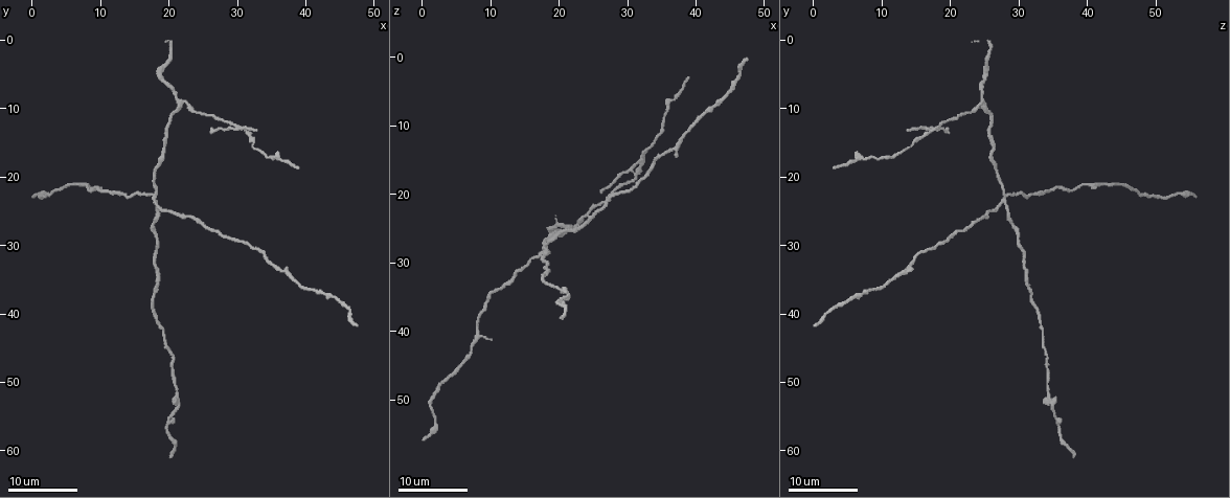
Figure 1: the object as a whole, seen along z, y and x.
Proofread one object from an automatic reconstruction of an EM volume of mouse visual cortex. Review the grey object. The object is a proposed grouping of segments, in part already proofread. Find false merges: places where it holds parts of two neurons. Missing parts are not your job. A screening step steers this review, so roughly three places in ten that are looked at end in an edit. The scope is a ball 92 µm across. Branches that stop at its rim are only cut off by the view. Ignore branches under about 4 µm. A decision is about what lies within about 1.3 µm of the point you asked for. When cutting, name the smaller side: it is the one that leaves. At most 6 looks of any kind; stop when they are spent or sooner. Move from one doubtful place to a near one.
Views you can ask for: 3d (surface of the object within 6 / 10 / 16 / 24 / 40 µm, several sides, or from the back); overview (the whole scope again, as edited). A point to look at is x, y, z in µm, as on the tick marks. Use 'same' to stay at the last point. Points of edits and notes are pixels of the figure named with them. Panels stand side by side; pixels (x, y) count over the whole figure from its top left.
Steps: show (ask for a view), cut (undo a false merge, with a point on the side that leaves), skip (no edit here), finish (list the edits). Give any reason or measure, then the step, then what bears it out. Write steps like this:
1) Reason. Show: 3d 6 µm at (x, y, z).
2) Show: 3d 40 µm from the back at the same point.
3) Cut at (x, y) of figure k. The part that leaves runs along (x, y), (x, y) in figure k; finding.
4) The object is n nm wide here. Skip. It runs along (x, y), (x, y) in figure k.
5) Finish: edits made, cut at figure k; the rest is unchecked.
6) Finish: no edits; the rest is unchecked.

Three-way junction. Show: 3d 24 µm at (21.5, 9.0, 24.5).

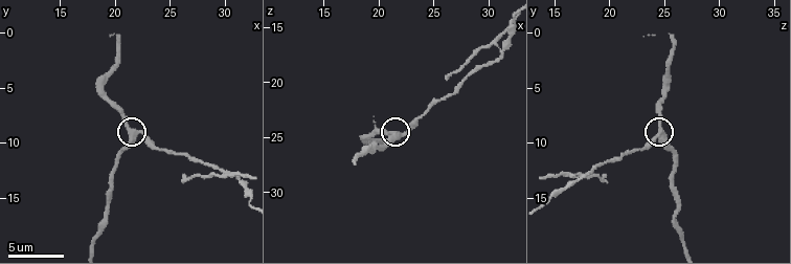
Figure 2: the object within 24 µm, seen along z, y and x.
Show: 3d 10 µm at (22.0, 9.2, 25.0).

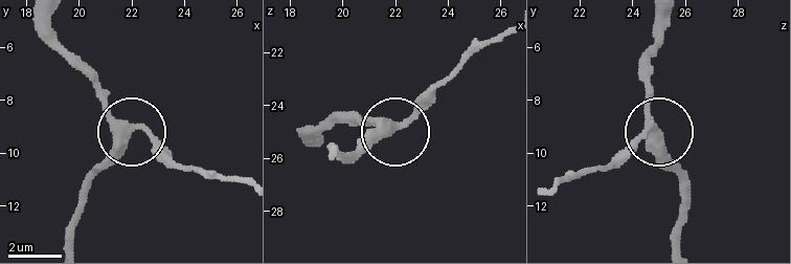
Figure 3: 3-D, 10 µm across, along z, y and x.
3 arms meet here. Skip. It runs along (678, 240), (684, 179), (651, 112), (651, 67) in figure 3; one neuron here.

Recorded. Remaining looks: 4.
Three arms meet. Show: 3d 16 µm at (17.5, 23.0, 28.5).

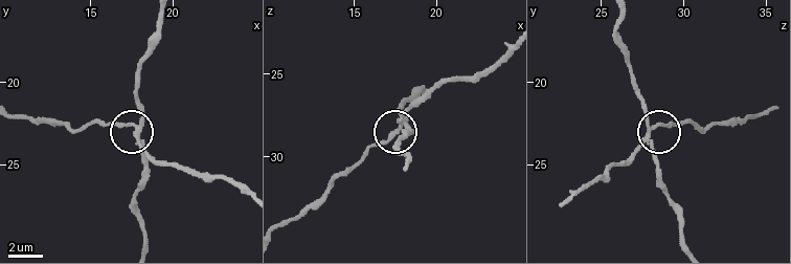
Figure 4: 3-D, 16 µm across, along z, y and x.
Show: 3d 6 µm at (17.9, 22.7, 28.0).

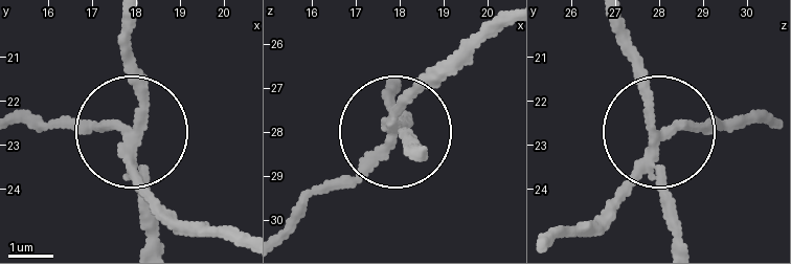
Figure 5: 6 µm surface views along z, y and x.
The object is 220 nm wide here. Cut at (90, 132) of figure 5. The part that leaves runs along (132, 150), (177, 214), (245, 244) in figure 5; a second neuron is stuck on.

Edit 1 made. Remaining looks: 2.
Show: overview.

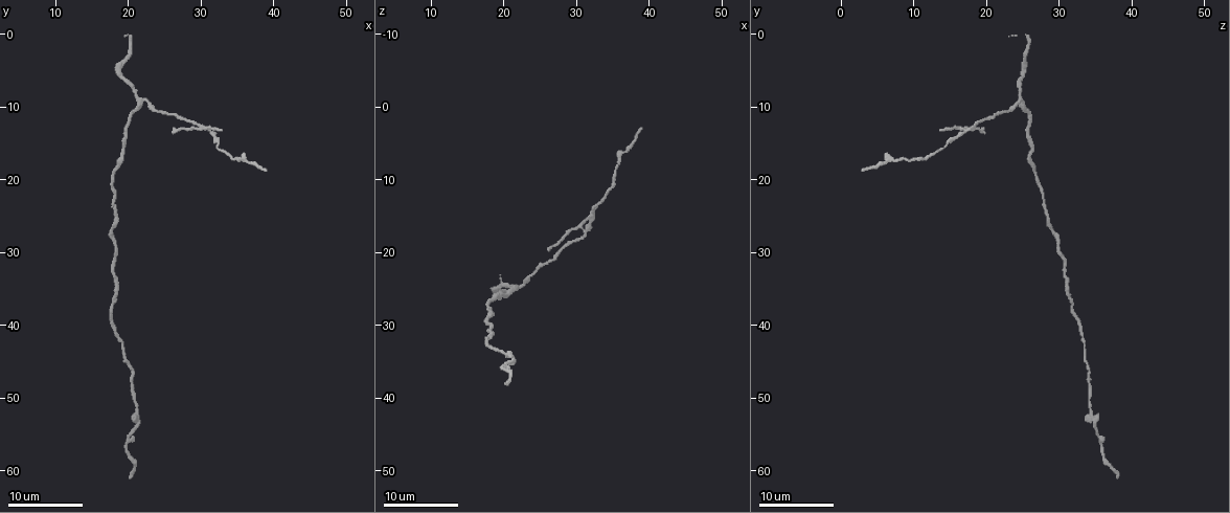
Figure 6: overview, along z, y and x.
Calibre changes. Show: 3d 10 µm at (21.5, 52.0, 34.0).

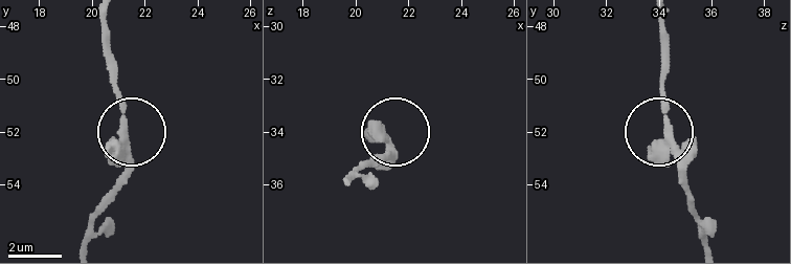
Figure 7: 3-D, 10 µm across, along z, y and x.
Skip. It runs along (105, 22), (105, 63), (125, 137), (120, 190) in figure 7; one neuron here.

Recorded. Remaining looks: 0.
Finish: edits made, cut at figure 5; the rest is unchecked.

